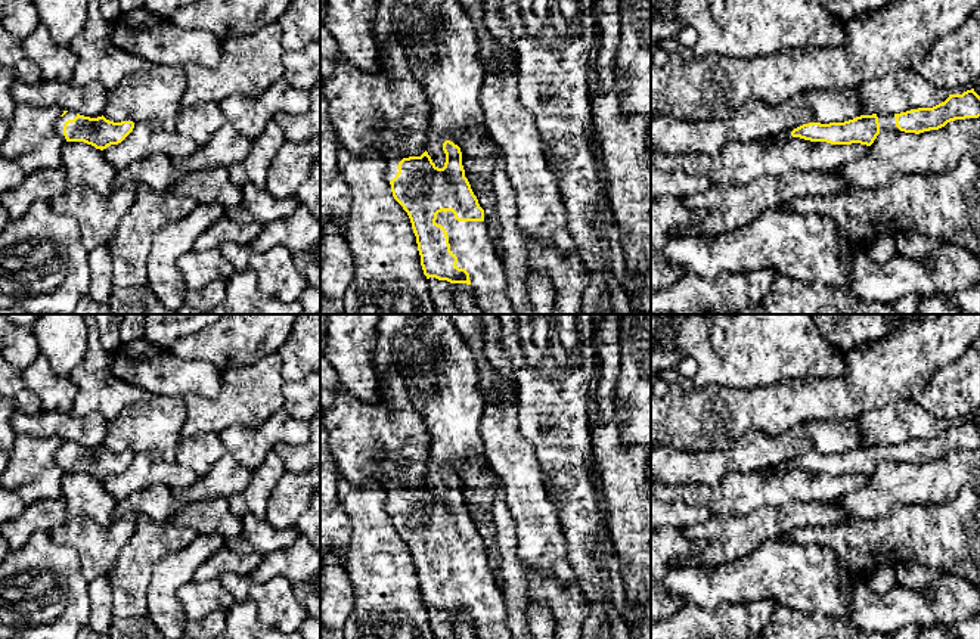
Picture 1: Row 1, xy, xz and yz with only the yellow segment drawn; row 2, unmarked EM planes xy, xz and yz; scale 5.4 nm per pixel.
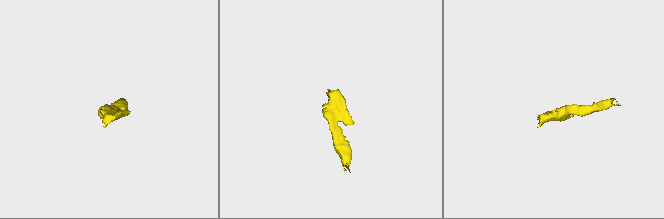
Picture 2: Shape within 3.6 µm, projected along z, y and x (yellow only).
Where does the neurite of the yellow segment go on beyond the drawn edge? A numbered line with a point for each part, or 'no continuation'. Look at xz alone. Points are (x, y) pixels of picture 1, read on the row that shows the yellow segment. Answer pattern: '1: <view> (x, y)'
1: xz (393, 155)
2: xz (470, 241)

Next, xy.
1: xy (59, 123)

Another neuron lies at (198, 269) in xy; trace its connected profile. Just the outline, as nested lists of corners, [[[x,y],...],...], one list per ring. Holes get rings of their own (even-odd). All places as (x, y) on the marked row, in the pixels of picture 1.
[[[220,248],[201,252],[192,249],[177,260],[177,269],[187,289],[201,289],[217,280],[227,280],[235,273]]]

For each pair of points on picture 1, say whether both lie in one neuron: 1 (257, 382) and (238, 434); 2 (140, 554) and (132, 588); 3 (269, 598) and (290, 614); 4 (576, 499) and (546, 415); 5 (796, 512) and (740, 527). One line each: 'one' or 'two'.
1: two
2: one
3: one
4: one
5: one

